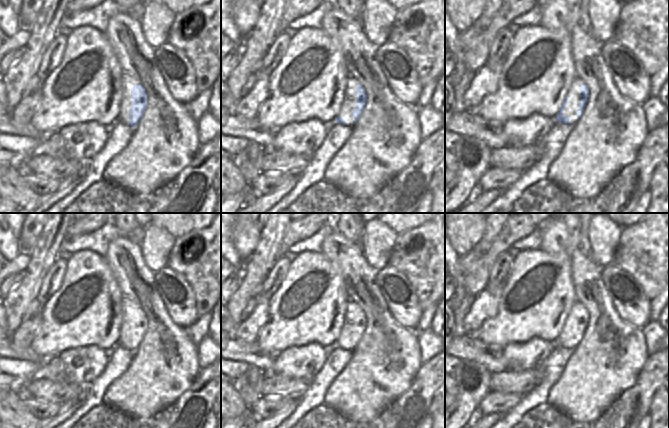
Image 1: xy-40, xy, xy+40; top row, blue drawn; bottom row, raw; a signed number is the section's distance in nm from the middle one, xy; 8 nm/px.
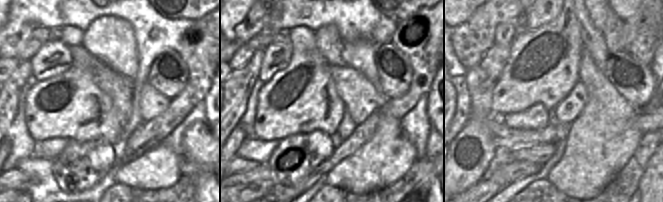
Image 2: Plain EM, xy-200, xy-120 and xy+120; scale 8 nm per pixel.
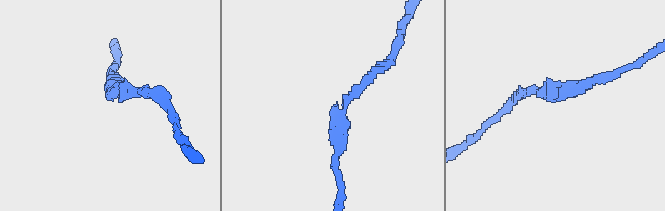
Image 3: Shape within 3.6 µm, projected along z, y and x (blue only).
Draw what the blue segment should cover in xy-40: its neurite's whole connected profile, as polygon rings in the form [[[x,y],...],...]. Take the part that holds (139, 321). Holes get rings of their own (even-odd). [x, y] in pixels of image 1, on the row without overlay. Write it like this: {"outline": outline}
{"outline": [[[141,308],[131,312],[131,332],[129,334],[129,350],[136,351],[141,344],[147,330],[147,318]]]}

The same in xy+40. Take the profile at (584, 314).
{"outline": [[[583,306],[583,308],[581,309],[581,311],[579,312],[581,318],[580,318],[580,326],[578,328],[579,333],[577,334],[577,340],[578,340],[578,344],[581,342],[582,338],[583,338],[583,334],[587,328],[587,324],[589,322],[589,312],[587,311],[587,309]]]}

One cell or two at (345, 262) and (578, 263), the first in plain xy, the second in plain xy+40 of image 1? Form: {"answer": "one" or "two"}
{"answer": "one"}

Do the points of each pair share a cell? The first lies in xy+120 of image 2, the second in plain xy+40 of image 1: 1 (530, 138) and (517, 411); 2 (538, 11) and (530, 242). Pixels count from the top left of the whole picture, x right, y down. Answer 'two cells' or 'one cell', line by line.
1: two cells
2: two cells

